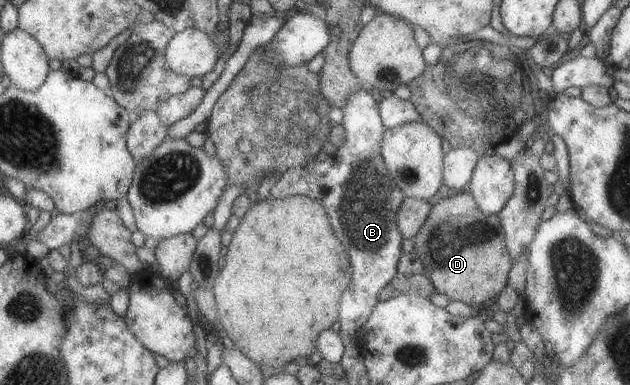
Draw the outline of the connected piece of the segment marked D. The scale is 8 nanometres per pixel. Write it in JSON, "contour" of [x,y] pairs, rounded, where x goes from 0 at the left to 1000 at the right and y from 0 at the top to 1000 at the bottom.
{"contour":[[[744,496],[722,499],[683,535],[656,626],[654,652],[667,673],[689,756],[703,761],[716,784],[735,784],[757,805],[805,740],[805,706],[814,681],[802,642],[790,553],[770,558]]]}

